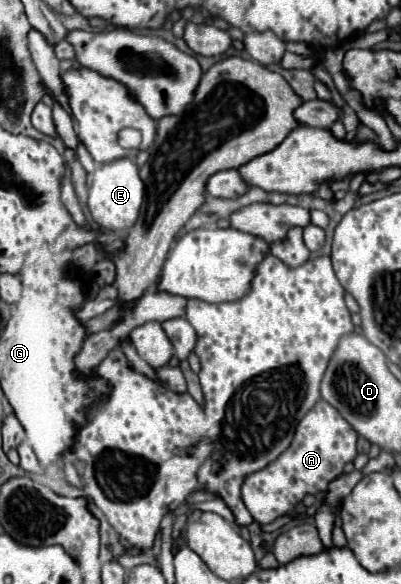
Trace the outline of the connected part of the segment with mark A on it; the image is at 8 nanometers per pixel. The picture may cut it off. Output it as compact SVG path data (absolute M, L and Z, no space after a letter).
M319 400L317 406L311 408L297 424L291 446L275 462L271 462L263 470L249 474L243 480L241 498L253 520L259 524L269 524L279 516L293 512L307 494L325 492L329 482L343 474L343 466L355 460L357 438L359 434L337 412L337 408L333 408L325 400Z

